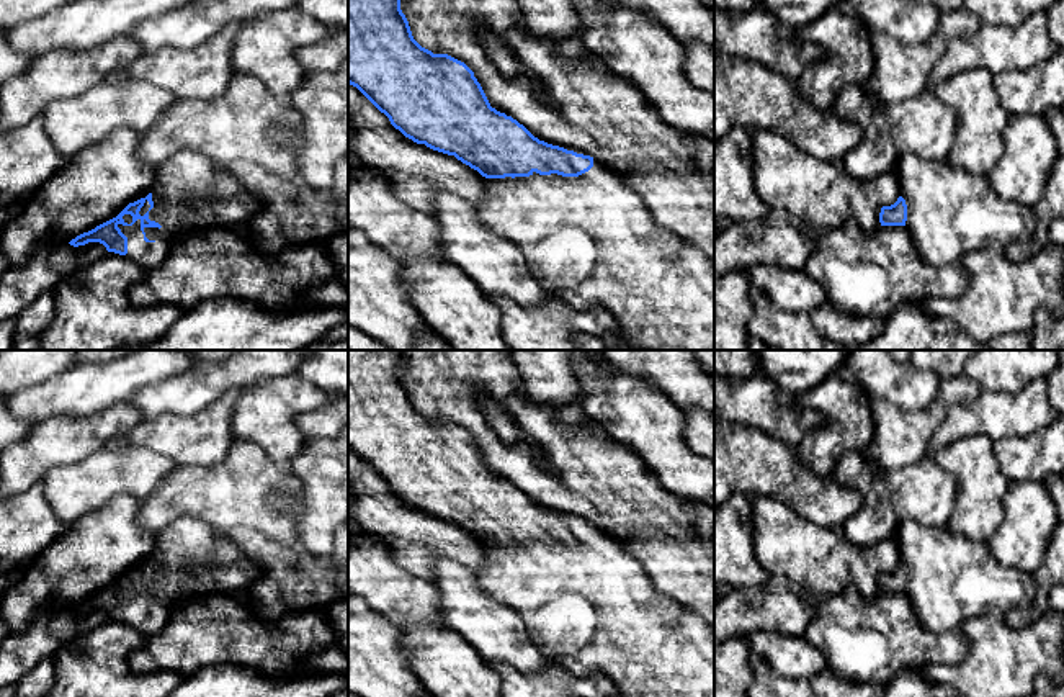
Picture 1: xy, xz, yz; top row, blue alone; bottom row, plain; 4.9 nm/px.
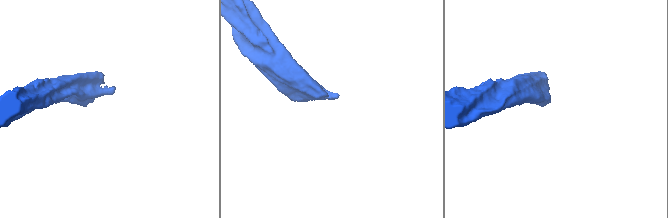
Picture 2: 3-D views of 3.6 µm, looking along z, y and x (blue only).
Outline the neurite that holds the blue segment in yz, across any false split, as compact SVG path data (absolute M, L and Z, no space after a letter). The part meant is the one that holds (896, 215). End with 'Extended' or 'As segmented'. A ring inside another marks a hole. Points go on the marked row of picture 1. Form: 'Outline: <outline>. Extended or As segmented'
Outline: M905 154L896 160L901 196L879 213L881 226L905 226L922 262L941 268L961 262L968 254L989 247L1005 249L1026 242L1036 227L1033 209L1002 200L989 177L968 172L946 160L923 162Z. Extended

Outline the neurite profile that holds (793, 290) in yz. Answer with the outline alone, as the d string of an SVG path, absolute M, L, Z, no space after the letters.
M755 265L749 272L752 286L760 290L780 309L811 314L827 301L824 288L802 268Z

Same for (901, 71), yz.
M963 7L941 13L928 41L904 44L884 33L871 34L873 74L861 88L881 105L914 98L928 90L935 64L954 39L972 36L982 23Z

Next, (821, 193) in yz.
M750 131L753 183L770 209L783 209L809 224L816 232L853 223L866 232L881 227L878 211L901 196L896 172L874 178L853 178L840 164L816 159L780 133Z

